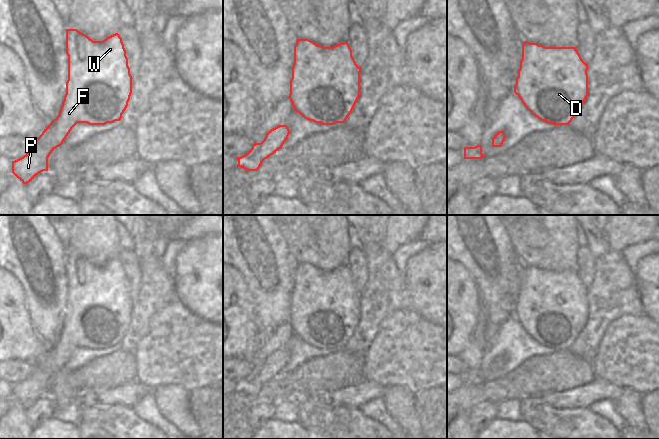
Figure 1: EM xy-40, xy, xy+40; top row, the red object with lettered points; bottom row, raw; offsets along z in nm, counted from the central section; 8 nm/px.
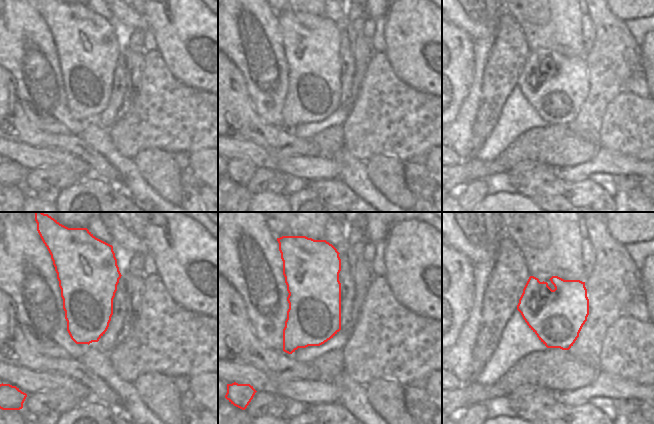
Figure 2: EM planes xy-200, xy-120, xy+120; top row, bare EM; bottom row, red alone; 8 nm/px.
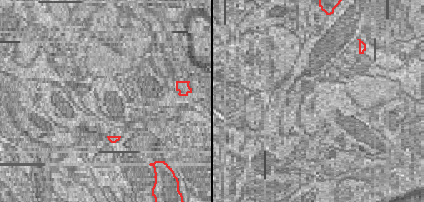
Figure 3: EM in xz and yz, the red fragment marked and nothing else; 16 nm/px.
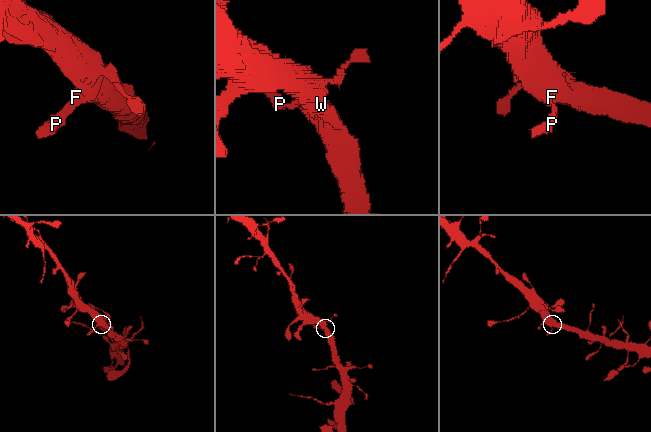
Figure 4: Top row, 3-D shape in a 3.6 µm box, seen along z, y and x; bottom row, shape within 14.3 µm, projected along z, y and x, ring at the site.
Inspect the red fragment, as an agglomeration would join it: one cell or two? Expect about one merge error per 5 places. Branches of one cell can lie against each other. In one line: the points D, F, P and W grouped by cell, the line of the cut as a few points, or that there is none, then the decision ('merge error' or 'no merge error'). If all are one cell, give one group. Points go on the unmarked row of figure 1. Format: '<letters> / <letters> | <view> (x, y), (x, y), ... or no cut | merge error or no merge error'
D F P W | no cut | no merge error

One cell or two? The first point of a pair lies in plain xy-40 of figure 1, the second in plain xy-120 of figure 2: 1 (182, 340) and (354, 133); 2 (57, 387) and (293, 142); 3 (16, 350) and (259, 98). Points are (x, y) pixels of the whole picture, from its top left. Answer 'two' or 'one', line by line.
1: one
2: one
3: two

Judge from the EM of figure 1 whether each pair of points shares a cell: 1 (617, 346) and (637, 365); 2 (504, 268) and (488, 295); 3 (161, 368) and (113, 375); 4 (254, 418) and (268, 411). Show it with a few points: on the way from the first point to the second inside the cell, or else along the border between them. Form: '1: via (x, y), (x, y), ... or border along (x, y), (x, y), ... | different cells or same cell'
1: via (622, 351), (632, 360) | same cell
2: via (500, 275), (489, 288) | same cell
3: border along (132, 352), (135, 358), (136, 380) | different cells
4: via (257, 415), (261, 411), (265, 411) | same cell

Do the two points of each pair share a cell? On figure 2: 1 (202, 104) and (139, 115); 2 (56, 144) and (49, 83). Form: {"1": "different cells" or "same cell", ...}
{"1": "same cell", "2": "different cells"}

